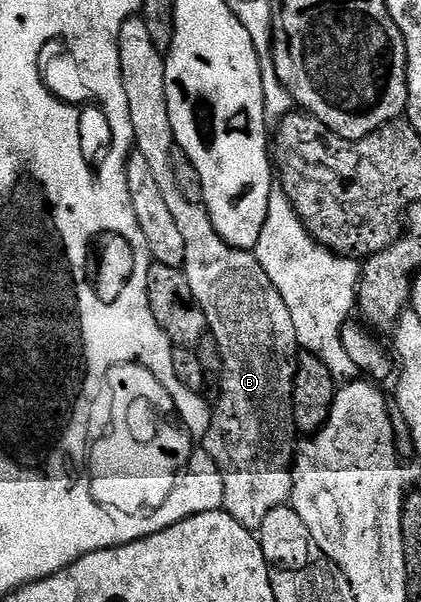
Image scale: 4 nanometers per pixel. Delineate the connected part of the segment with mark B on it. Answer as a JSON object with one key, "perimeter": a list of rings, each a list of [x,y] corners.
{"perimeter":[[[141,16],[129,18],[124,24],[124,28],[120,28],[118,47],[120,48],[120,72],[124,80],[124,96],[128,96],[128,112],[132,116],[134,146],[137,153],[143,154],[147,158],[148,165],[152,167],[152,177],[155,178],[157,186],[160,187],[160,192],[164,195],[164,201],[172,212],[172,217],[175,218],[177,226],[180,227],[180,233],[184,235],[184,260],[182,261],[182,266],[186,271],[186,279],[188,280],[188,285],[192,287],[192,296],[196,296],[196,300],[206,317],[206,328],[209,337],[216,340],[216,344],[220,348],[220,356],[222,357],[222,381],[220,389],[216,394],[216,397],[218,397],[218,410],[216,406],[210,420],[210,427],[206,433],[204,452],[216,464],[216,468],[224,480],[224,500],[222,504],[226,513],[231,514],[240,524],[244,524],[244,528],[258,532],[262,529],[264,518],[270,512],[289,503],[292,484],[294,483],[294,455],[296,453],[296,441],[294,442],[294,438],[296,439],[296,427],[294,424],[294,409],[292,408],[292,384],[294,383],[300,357],[296,324],[292,324],[292,312],[288,312],[288,304],[284,304],[284,296],[280,296],[280,292],[276,292],[276,284],[272,284],[272,280],[268,280],[268,272],[264,272],[264,268],[260,268],[258,259],[254,257],[253,253],[249,250],[237,250],[228,245],[216,232],[216,228],[210,219],[210,213],[206,210],[205,205],[192,200],[184,200],[184,192],[180,192],[180,184],[176,184],[176,172],[174,171],[176,143],[174,141],[174,133],[172,132],[172,116],[168,116],[166,60],[163,51],[158,50],[156,44],[152,44],[152,36],[148,32],[148,24]]]}

